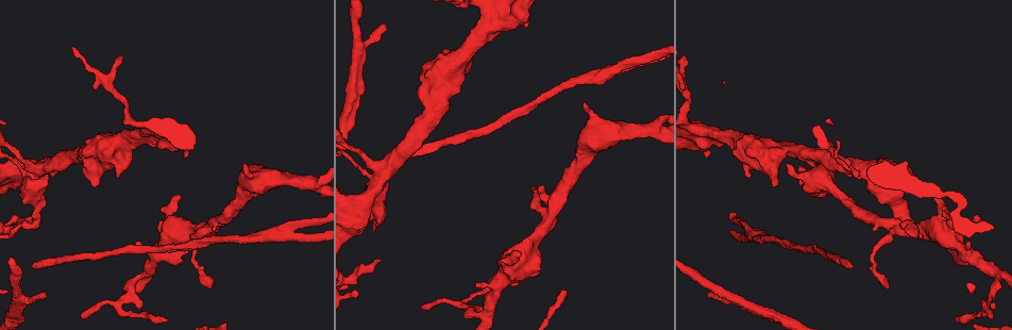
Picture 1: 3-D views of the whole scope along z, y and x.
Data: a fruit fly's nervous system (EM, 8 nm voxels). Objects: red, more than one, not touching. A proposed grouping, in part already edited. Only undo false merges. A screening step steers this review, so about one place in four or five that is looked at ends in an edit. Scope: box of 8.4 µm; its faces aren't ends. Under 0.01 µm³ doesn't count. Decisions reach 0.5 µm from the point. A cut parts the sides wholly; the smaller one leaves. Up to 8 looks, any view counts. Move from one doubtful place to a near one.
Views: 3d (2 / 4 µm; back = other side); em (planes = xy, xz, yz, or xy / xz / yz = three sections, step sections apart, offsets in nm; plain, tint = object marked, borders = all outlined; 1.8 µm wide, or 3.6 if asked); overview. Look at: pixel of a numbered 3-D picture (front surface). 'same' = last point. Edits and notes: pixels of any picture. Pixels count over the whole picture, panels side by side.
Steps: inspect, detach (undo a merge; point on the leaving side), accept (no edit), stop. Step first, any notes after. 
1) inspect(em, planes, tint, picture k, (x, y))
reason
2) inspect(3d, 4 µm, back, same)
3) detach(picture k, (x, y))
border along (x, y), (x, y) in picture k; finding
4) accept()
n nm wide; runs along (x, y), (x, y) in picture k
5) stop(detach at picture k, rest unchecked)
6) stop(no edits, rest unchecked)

inspect(em, planes, tint, picture 1, (19, 296))
branch point

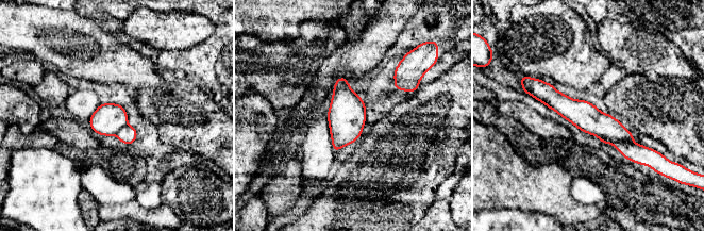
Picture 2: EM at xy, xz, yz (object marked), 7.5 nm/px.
detach(picture 2, (635, 152))
two neurons meet here

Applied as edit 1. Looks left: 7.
inspect(overview)

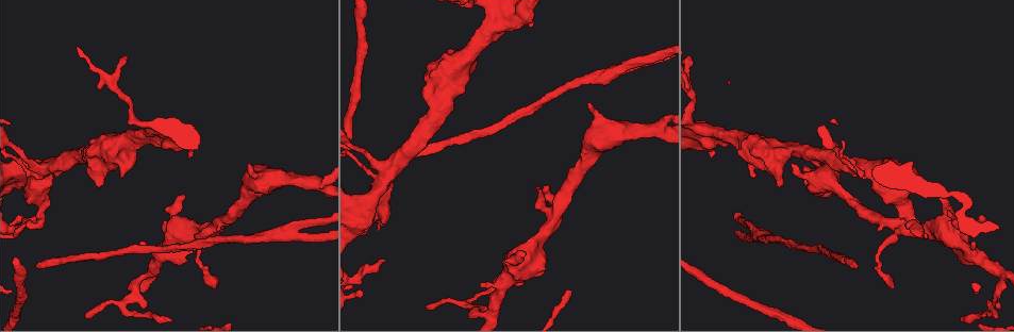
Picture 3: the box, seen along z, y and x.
inspect(em, 3.6 µm, planes, tint, picture 3, (38, 225))
sudden change in width

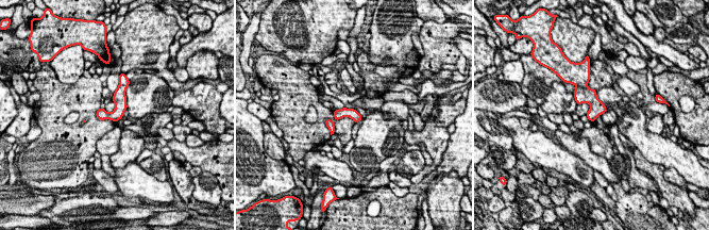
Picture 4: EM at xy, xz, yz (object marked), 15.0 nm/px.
accept()
runs along (122, 85), (119, 109), (100, 116) in picture 4; all the same neuron

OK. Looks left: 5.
inspect(em, xz, step 4, tint, picture 3, (122, 305))
sharp bend

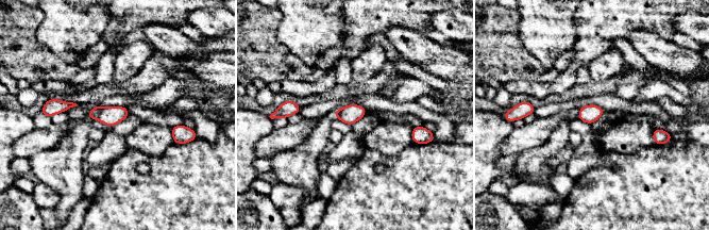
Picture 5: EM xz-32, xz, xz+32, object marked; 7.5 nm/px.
inspect(em, planes, tint, same)

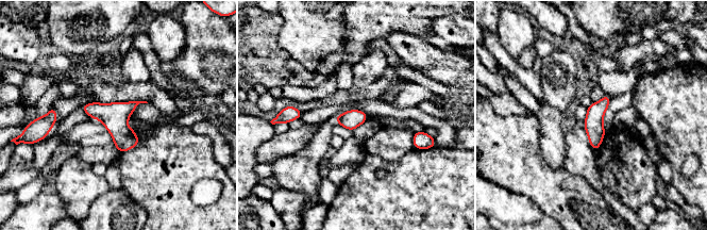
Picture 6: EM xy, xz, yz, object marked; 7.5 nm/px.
accept()
runs along (606, 98), (595, 112), (595, 147) in picture 6; one neuron here

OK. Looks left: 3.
stop(detach at picture 2, rest unchecked)

